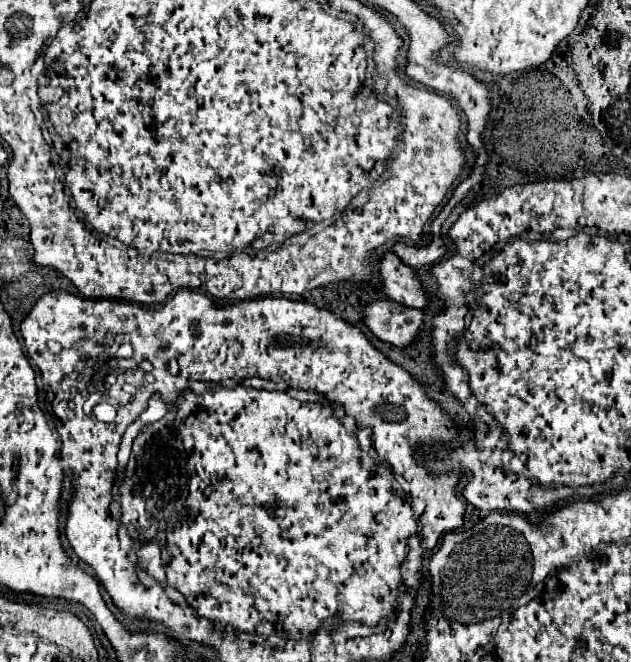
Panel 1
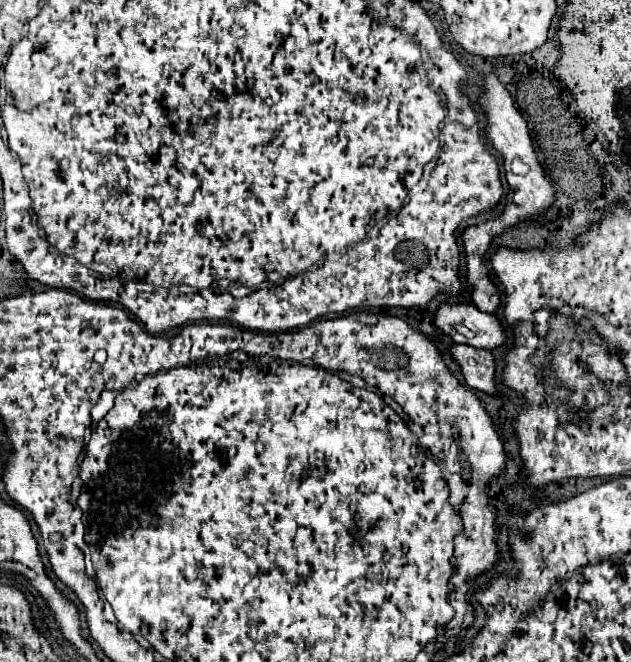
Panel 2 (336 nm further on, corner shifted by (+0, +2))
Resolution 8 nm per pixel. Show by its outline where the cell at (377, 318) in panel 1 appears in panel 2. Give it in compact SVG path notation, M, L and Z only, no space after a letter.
M454 344L450 350L470 388L482 390L490 396L500 396L500 390L496 388L496 364L490 350L474 350L472 346L462 344Z

